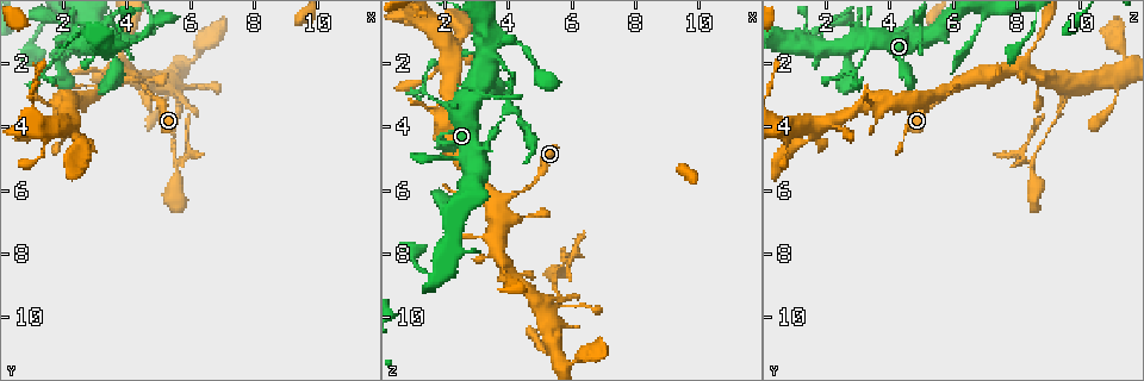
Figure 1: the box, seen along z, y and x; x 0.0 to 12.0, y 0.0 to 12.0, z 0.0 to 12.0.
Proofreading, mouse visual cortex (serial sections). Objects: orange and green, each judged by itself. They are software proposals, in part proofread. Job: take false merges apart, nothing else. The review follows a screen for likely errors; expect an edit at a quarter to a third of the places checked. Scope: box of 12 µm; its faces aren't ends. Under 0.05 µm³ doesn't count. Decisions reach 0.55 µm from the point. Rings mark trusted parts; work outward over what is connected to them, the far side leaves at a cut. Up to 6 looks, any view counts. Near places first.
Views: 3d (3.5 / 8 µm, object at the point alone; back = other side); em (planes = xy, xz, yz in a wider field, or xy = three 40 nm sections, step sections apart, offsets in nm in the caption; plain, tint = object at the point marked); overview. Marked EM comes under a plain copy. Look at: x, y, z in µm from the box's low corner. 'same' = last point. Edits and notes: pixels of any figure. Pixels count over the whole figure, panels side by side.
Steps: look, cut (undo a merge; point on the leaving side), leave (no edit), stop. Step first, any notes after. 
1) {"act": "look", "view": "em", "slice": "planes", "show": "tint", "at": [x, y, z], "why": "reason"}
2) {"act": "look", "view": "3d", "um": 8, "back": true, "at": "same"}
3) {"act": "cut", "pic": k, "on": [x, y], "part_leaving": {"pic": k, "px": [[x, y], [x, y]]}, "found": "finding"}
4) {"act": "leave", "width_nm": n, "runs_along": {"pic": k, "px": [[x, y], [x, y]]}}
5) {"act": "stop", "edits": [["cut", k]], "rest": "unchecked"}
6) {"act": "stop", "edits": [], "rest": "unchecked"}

{"act": "look", "view": "3d", "um": 3.5, "at": [2.4, 4.2, 1.7], "why": "a narrow waist"}

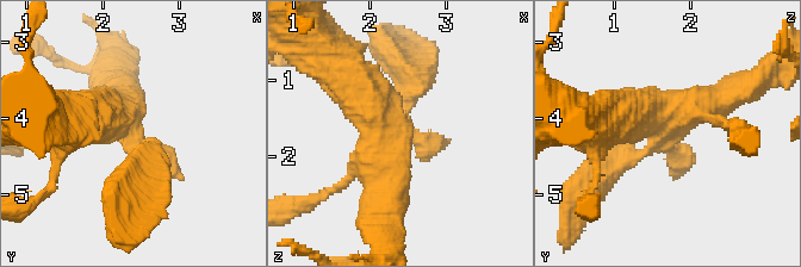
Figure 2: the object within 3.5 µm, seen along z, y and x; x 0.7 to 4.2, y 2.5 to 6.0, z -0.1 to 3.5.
{"act": "look", "view": "em", "slice": "xy", "step": 5, "show": "tint", "at": [2.35, 4.20, 1.65], "why": "now the EM"}

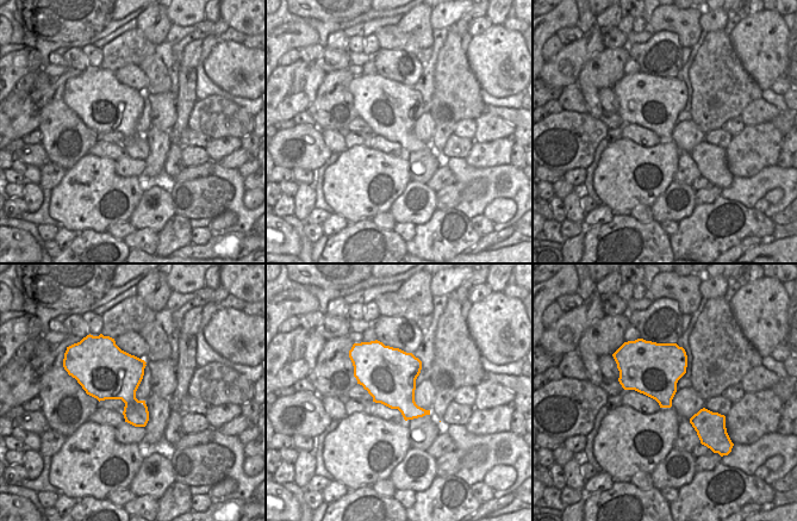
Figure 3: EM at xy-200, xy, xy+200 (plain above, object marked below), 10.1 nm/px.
{"act": "leave", "runs_along": {"pic": 2, "px": [[384, 210], [384, 136], [343, 69]]}, "found": "one cell here"}

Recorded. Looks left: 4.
{"act": "look", "view": "3d", "um": 3.5, "at": [2.0, 1.5, 3.4], "why": "sudden change in width"}

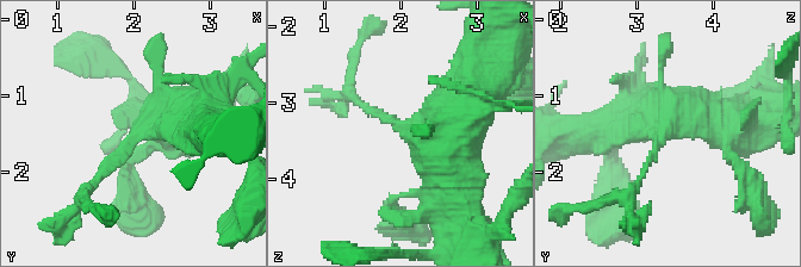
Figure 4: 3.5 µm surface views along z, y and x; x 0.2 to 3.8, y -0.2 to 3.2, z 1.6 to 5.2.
{"act": "look", "view": "em", "slice": "xy", "step": 3, "show": "tint", "at": [2.00, 1.60, 3.35], "arm_widths_nm": [100, 600]}

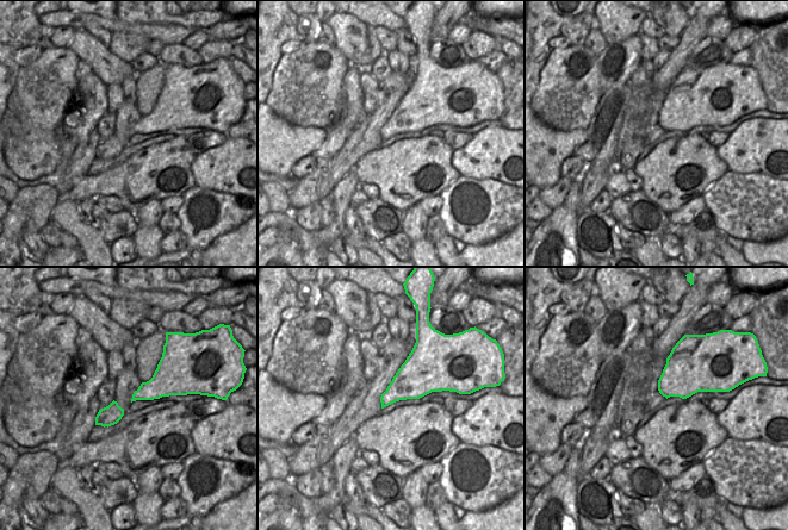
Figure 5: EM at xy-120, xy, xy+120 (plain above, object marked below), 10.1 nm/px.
{"act": "cut", "pic": 4, "on": [352, 97], "part_leaving": {"pic": 4, "px": [[373, 113], [348, 92], [334, 104]]}, "found": "two cells meet here"}

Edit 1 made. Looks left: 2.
{"act": "stop", "edits": [["cut", 4]], "rest": "unchecked"}

